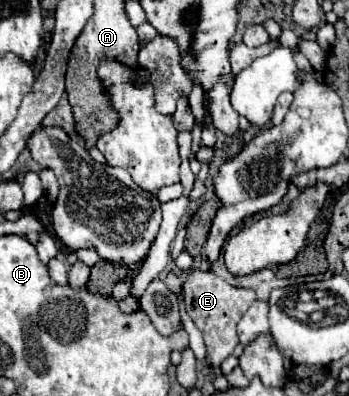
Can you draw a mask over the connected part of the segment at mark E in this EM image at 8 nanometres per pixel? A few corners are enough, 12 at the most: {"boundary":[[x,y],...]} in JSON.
{"boundary":[[189,271],[185,309],[219,367],[239,343],[251,289]]}

